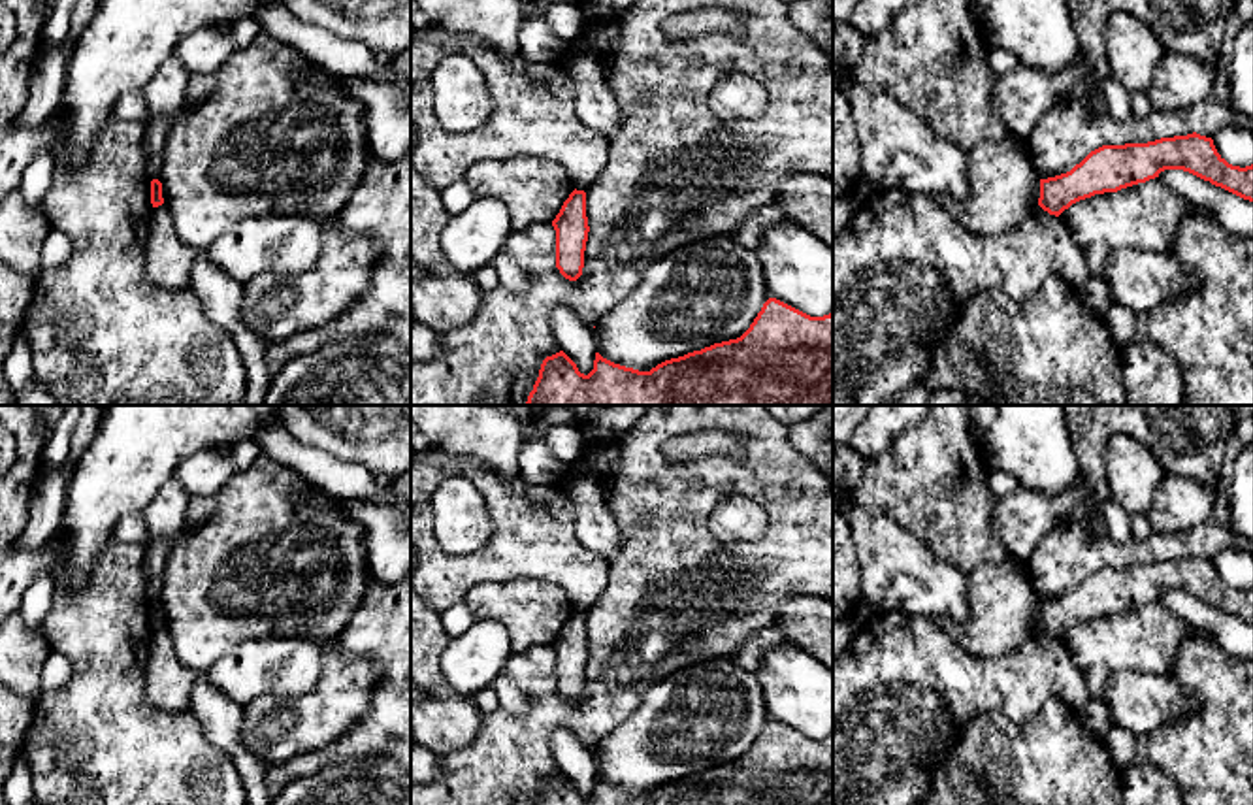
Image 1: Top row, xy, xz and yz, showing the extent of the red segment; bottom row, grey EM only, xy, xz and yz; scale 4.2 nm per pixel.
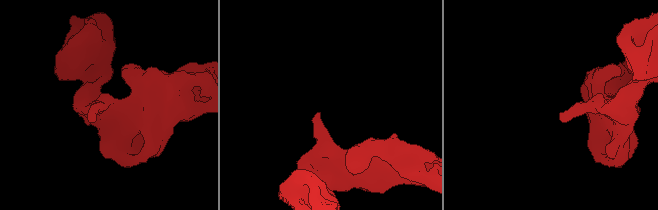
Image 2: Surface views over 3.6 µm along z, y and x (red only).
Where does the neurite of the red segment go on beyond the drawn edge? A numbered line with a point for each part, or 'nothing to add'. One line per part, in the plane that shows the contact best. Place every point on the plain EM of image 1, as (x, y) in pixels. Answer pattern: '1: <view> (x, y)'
nothing to add

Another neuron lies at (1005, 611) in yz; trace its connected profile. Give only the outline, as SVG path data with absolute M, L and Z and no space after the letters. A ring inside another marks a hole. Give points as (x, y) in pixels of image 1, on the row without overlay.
M1021 560L974 567L967 601L970 618L963 626L942 615L929 618L978 658L1006 656L1038 630L1040 600Z

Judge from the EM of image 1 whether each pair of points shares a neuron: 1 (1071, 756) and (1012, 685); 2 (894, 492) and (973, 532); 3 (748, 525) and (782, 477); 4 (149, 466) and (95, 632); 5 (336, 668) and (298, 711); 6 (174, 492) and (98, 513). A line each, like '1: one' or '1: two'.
1: two
2: one
3: two
4: two
5: one
6: two

